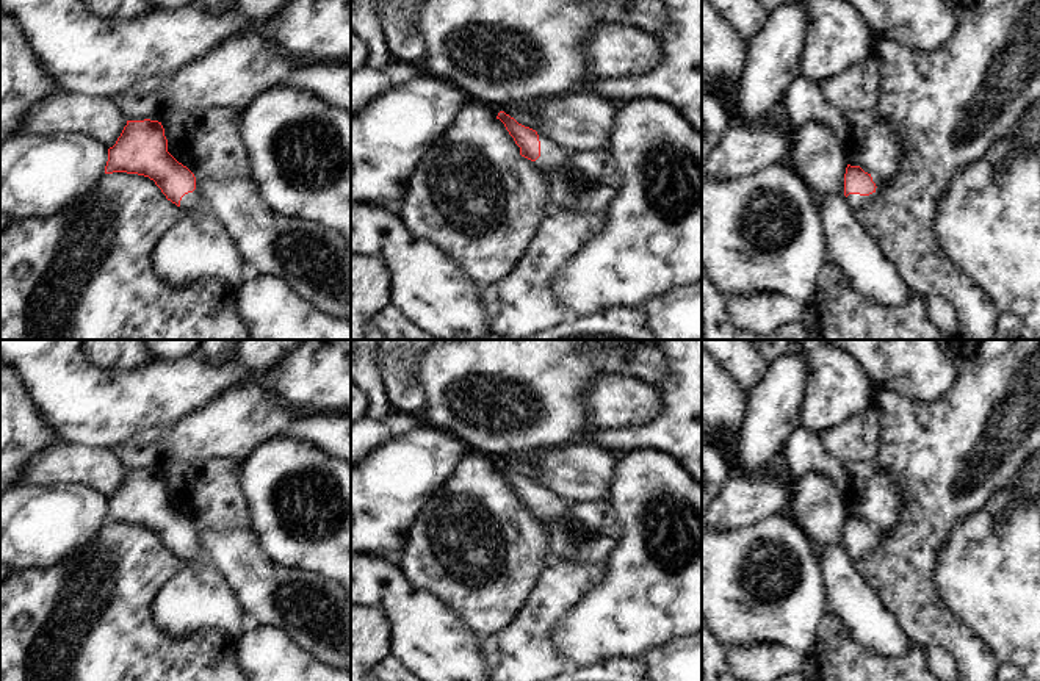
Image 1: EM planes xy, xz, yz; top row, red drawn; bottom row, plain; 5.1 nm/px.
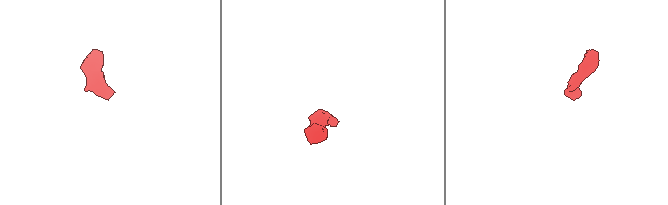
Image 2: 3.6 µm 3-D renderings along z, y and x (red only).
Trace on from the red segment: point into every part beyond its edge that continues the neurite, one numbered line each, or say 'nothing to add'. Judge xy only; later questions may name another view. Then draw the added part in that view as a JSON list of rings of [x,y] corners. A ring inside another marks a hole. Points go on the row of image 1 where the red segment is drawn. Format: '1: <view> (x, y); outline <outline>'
1: xy (191, 202); outline [[[194,189],[193,193],[188,193],[182,197],[180,200],[180,208],[190,214],[200,211],[202,210],[202,194],[199,193],[199,189]]]

